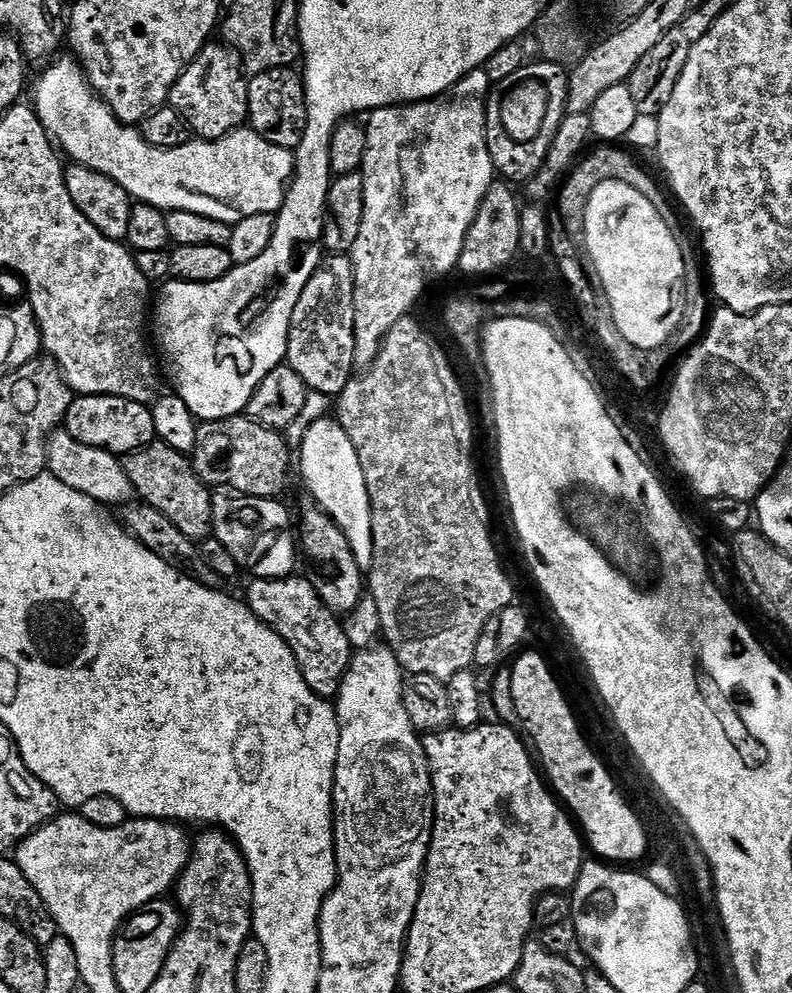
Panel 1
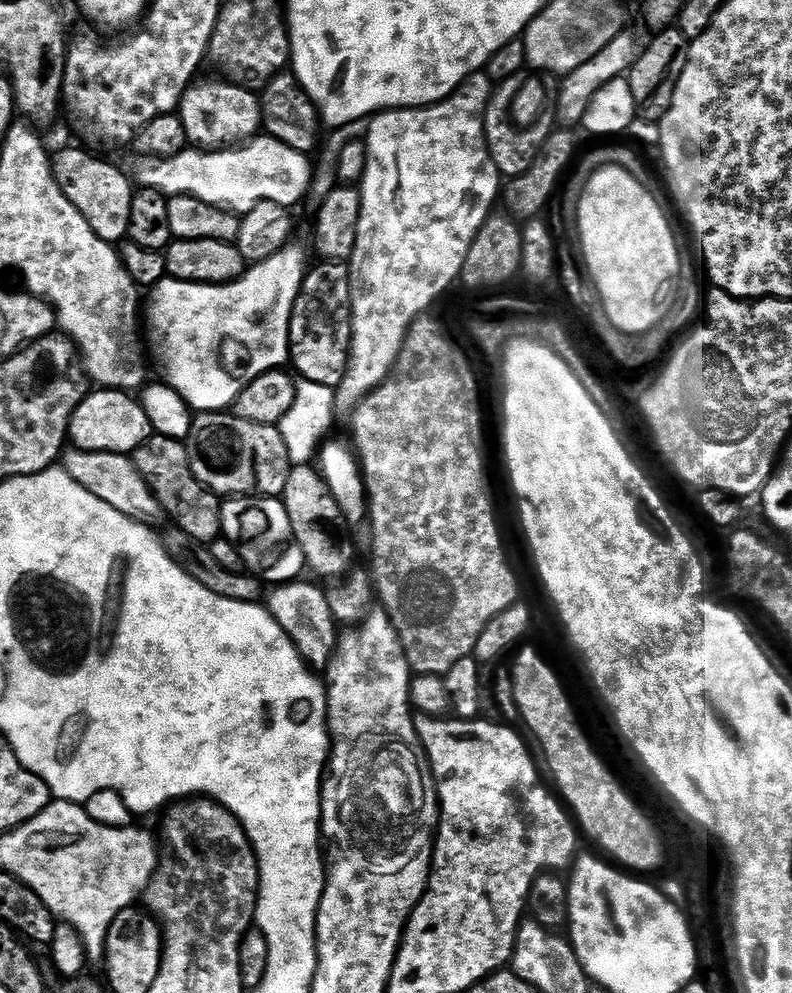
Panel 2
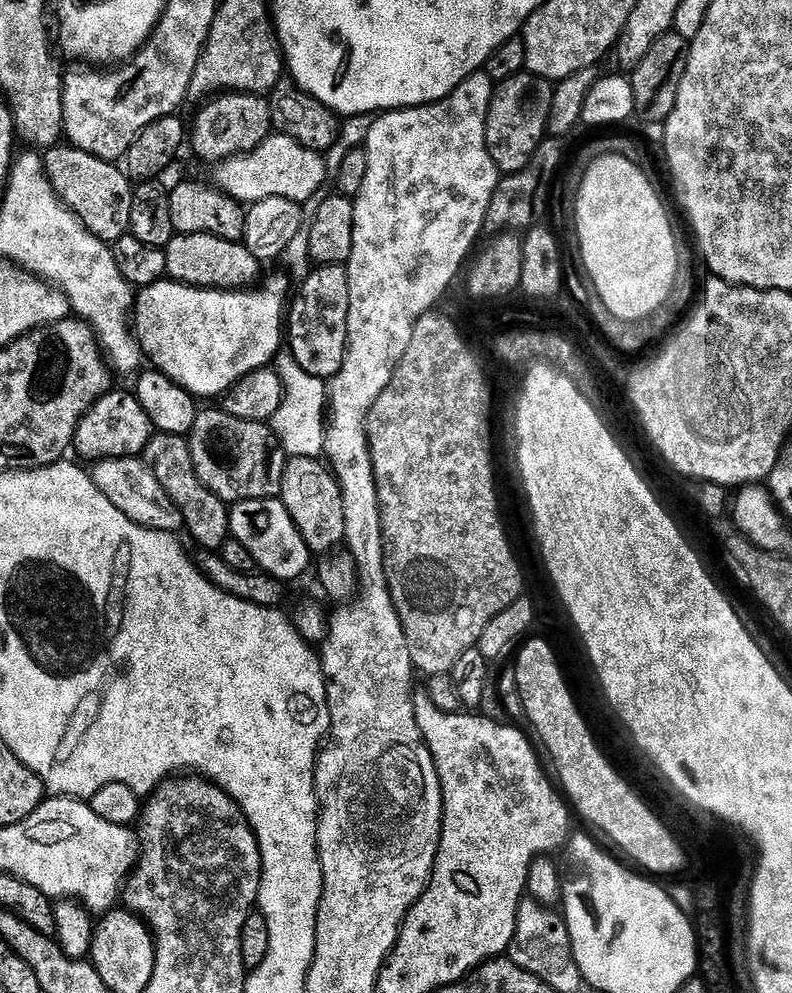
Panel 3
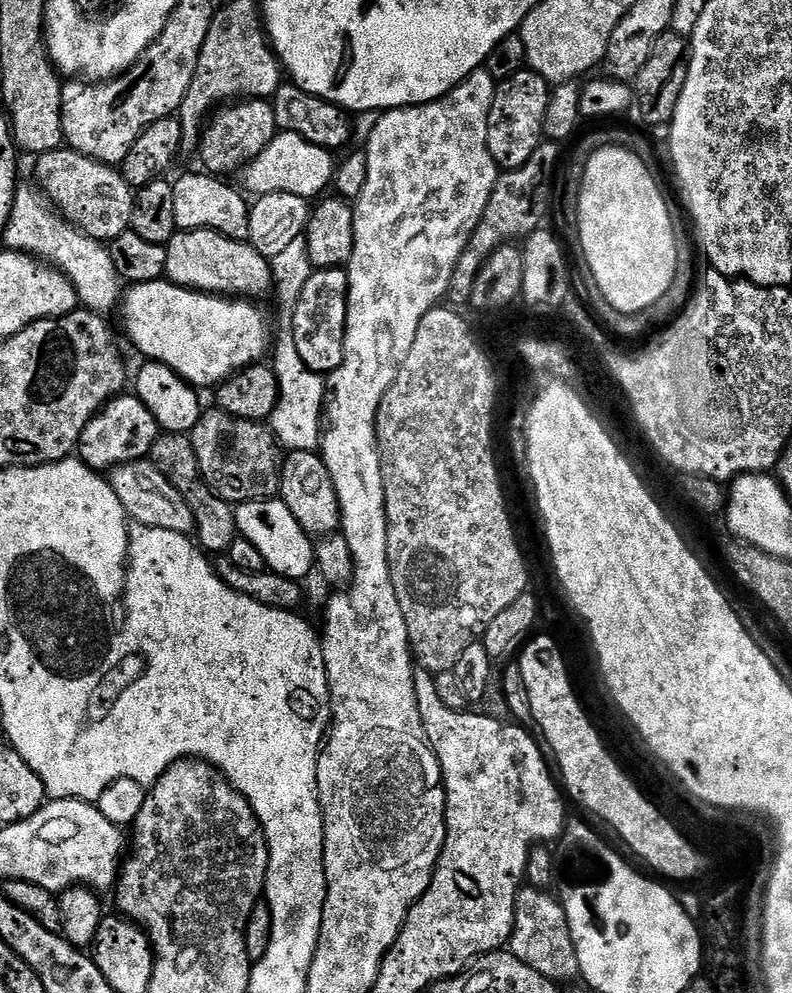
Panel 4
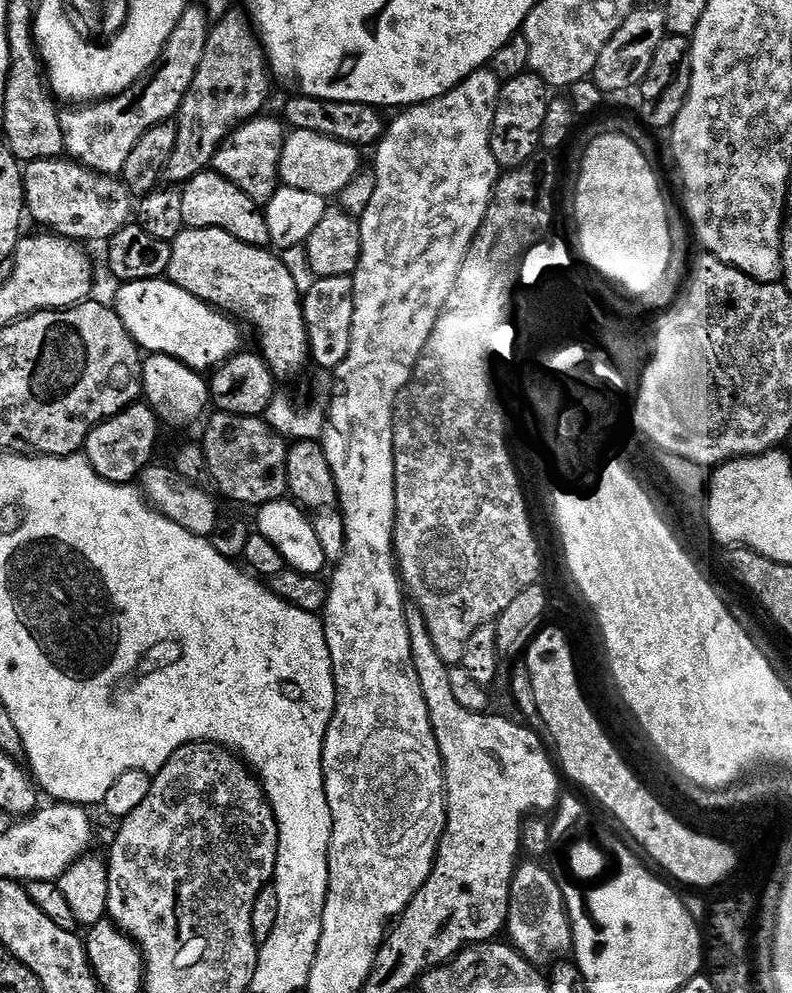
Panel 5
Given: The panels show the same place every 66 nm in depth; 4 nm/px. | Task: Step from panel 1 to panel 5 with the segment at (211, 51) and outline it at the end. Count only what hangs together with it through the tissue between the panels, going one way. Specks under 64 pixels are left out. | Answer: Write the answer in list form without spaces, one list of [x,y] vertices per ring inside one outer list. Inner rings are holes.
[[[269,114],[252,117],[251,120],[239,124],[222,142],[222,146],[214,154],[210,168],[222,178],[234,182],[257,205],[264,206],[276,189],[281,187],[280,154],[284,149],[286,128],[279,119]]]

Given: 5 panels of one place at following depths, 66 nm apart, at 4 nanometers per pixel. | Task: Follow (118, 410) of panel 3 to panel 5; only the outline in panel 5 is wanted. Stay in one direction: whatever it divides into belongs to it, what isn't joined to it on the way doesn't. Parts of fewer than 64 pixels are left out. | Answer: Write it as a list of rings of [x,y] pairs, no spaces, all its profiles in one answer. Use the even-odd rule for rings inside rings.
[[[146,403],[131,404],[126,410],[103,420],[90,430],[84,440],[82,455],[103,480],[112,484],[131,485],[149,467],[151,460],[148,459],[156,446],[156,426],[158,427],[158,419]]]

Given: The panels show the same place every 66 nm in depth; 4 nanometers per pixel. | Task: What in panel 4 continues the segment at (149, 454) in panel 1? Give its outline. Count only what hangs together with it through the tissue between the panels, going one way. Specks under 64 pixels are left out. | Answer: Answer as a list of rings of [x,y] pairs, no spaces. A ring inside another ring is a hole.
[[[169,432],[157,436],[156,444],[152,447],[150,453],[150,459],[155,464],[156,469],[179,492],[187,494],[188,505],[196,519],[194,536],[198,541],[199,547],[208,554],[213,554],[212,552],[220,552],[216,554],[227,553],[230,545],[238,539],[236,531],[236,508],[229,501],[223,500],[221,496],[216,495],[211,488],[205,485],[200,475],[198,454],[194,454],[191,435]]]

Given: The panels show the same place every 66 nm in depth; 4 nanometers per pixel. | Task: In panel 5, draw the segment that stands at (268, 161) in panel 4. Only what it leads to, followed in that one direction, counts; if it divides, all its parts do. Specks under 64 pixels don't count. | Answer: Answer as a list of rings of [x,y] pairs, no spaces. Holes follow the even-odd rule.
[[[292,130],[285,135],[284,149],[280,154],[280,179],[283,187],[294,190],[310,190],[310,194],[318,194],[325,198],[339,197],[341,190],[354,178],[361,167],[357,145],[347,144],[322,134],[314,134],[310,130]]]

